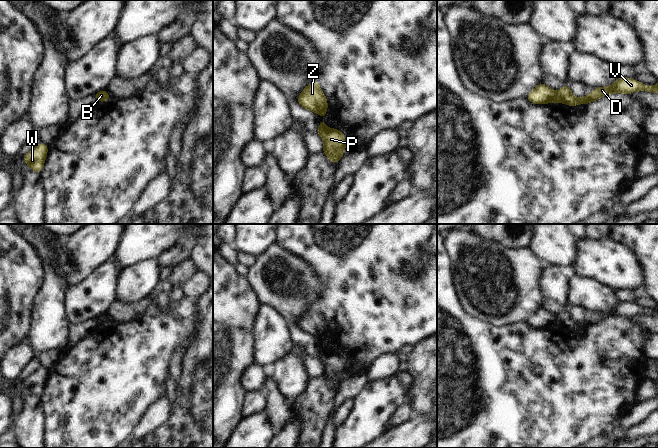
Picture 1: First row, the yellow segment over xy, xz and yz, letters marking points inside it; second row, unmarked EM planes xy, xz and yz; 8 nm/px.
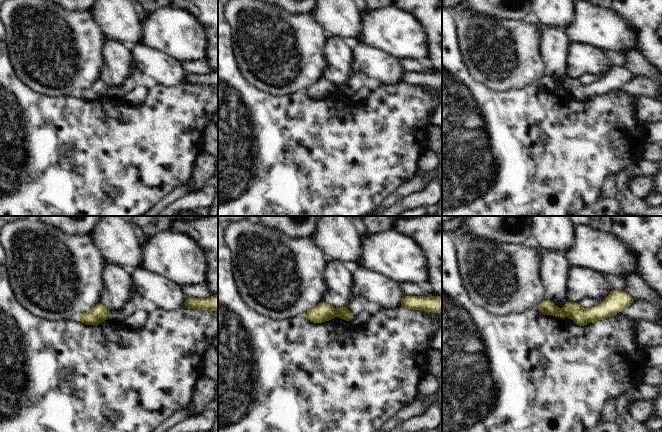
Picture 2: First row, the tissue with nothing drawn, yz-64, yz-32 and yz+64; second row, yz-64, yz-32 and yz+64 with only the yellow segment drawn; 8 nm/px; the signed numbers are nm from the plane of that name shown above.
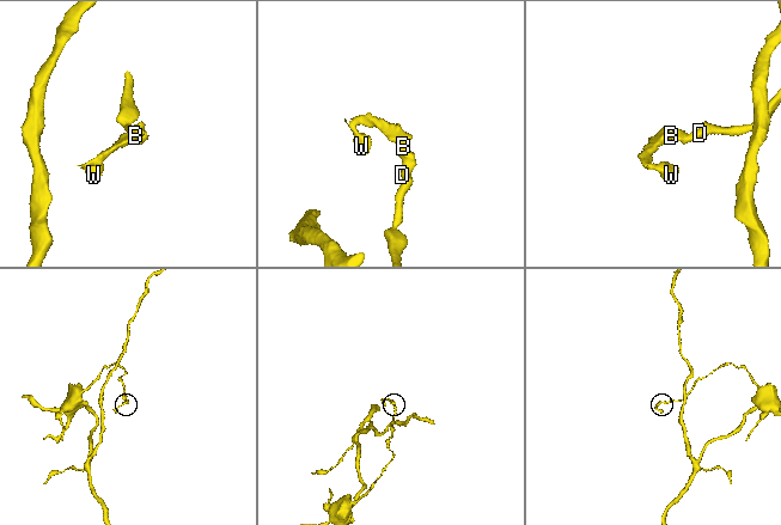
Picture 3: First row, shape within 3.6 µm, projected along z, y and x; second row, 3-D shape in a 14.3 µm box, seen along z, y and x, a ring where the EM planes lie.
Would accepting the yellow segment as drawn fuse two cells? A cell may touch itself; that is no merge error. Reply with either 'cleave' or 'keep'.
cleave

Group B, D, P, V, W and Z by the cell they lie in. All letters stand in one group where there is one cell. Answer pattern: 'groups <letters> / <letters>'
groups B W Z / D P V

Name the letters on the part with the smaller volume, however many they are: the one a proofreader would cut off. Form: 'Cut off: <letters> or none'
Cut off: B, W, Z

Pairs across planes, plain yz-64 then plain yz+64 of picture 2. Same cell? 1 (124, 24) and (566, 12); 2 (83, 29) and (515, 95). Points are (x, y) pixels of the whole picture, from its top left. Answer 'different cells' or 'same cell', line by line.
1: same cell
2: different cells

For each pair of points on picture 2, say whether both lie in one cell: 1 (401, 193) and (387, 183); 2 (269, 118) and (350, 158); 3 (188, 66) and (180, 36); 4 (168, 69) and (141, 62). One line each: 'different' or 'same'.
1: different
2: same
3: different
4: same

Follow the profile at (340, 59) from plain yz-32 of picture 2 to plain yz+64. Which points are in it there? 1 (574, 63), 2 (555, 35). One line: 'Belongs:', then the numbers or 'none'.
Belongs: 2

